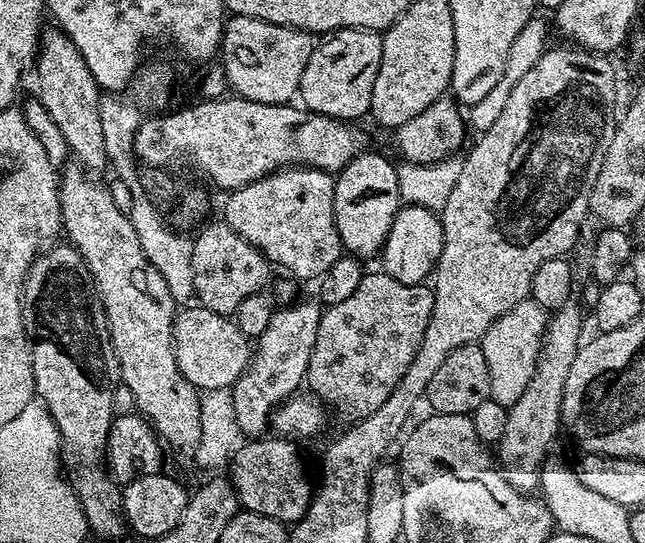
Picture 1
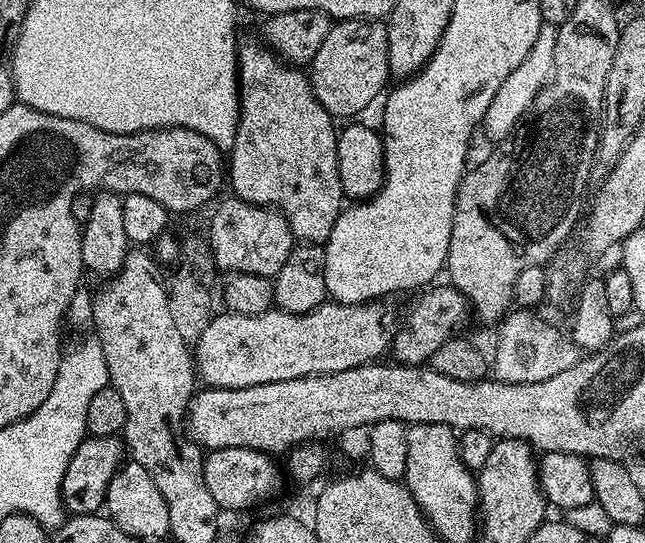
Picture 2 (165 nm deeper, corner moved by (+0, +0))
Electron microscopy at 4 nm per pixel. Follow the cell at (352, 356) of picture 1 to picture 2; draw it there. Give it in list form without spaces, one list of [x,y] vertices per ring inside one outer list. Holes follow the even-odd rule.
[[[437,283],[435,286],[421,291],[417,295],[421,296],[413,302],[412,309],[402,316],[402,323],[395,329],[390,345],[391,355],[396,355],[393,357],[399,363],[409,366],[427,365],[432,359],[434,350],[438,350],[438,346],[442,346],[442,342],[453,339],[455,332],[452,331],[463,322],[464,315],[469,315],[470,305],[464,299],[464,295],[452,287],[451,283],[443,283]]]

